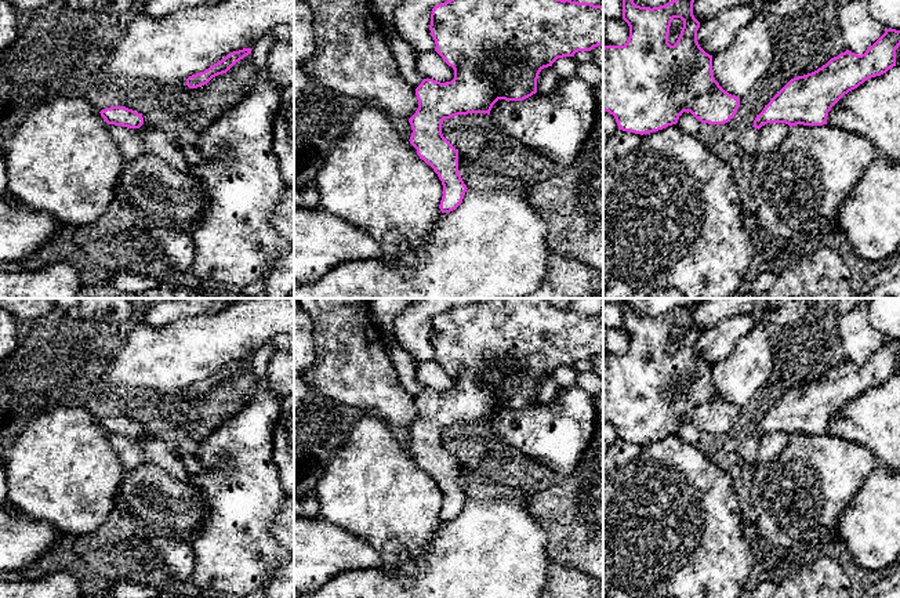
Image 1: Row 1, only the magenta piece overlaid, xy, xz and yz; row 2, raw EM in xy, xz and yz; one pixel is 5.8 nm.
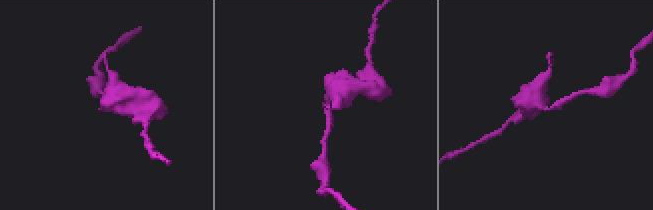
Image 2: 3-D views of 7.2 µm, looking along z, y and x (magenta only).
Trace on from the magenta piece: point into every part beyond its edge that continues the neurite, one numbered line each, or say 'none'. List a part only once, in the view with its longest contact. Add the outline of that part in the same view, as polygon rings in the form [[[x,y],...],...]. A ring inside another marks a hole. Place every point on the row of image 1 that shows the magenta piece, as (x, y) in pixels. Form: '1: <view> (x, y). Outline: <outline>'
none

